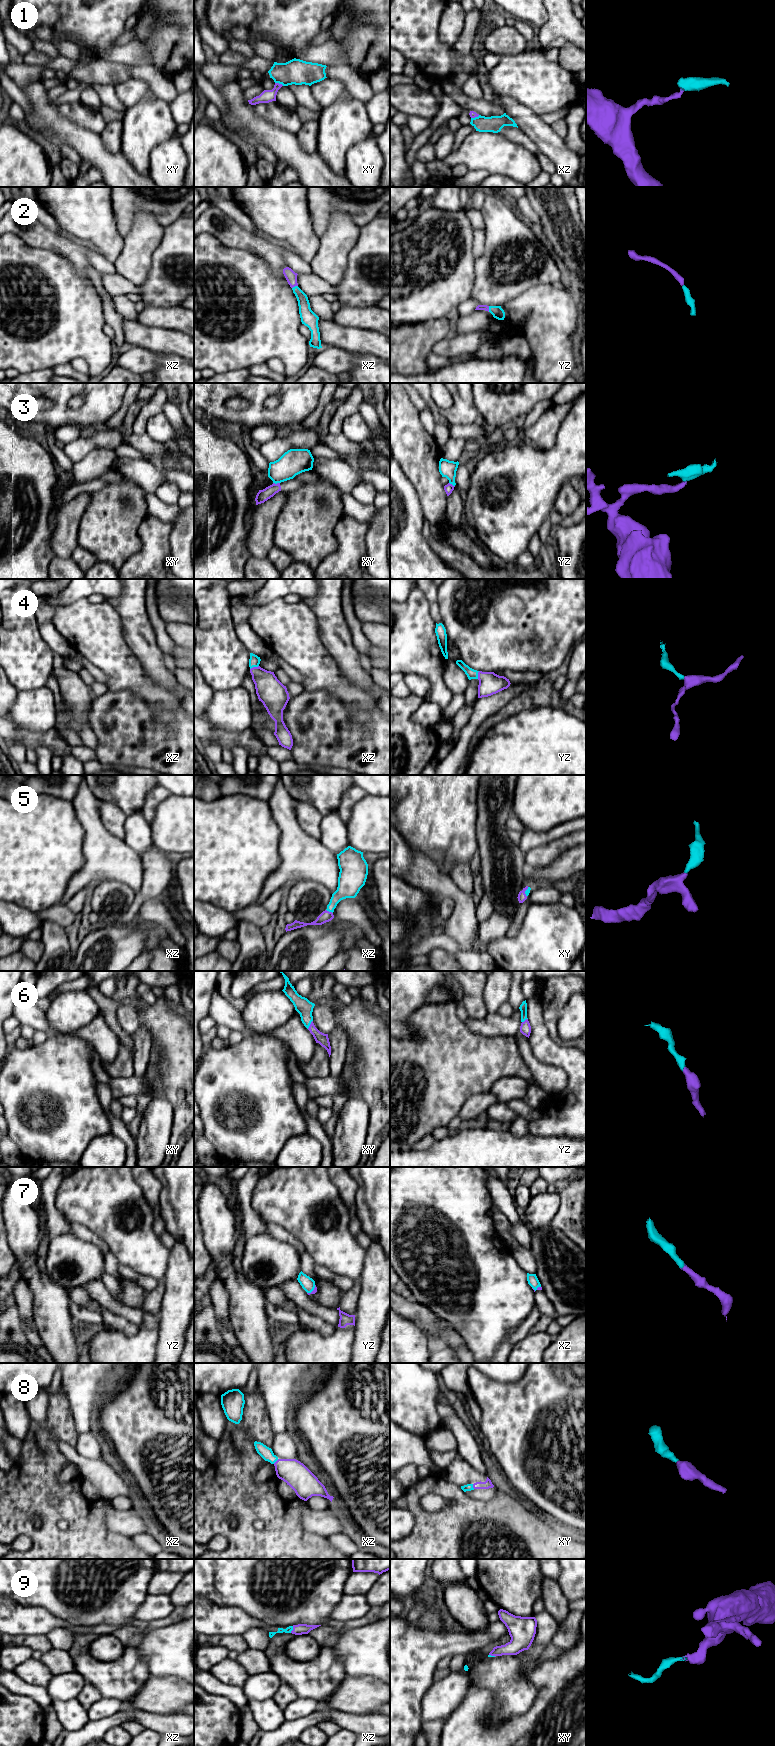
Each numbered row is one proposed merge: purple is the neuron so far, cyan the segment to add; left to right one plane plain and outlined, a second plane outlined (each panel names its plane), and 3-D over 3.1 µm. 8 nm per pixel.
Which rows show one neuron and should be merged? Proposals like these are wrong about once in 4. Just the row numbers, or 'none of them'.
2, 4, 5, 6, 7, 8, 9

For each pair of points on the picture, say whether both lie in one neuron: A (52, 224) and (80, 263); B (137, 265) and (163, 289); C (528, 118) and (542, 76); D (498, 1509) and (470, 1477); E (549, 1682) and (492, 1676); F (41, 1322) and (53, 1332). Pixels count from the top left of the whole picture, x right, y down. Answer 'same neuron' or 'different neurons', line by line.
A: different neurons
B: different neurons
C: different neurons
D: different neurons
E: different neurons
F: same neuron

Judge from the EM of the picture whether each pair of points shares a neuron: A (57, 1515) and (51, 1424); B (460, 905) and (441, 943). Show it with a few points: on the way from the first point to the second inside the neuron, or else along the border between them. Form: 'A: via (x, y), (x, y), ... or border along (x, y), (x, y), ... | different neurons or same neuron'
A: via (44, 1492), (45, 1447) | same neuron
B: border along (441, 931), (447, 934), (460, 949) | different neurons

